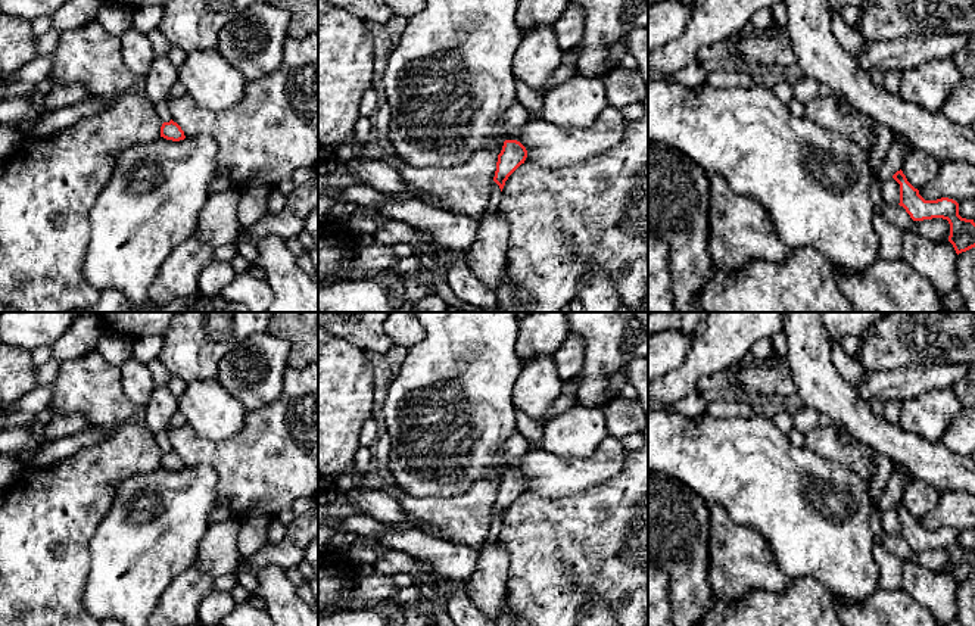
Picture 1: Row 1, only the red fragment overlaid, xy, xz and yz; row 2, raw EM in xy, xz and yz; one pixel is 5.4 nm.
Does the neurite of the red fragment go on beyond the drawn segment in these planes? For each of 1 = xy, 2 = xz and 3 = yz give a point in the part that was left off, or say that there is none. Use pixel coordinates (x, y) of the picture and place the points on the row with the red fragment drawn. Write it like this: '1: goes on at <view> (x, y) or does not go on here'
1: does not go on here
2: does not go on here
3: does not go on here

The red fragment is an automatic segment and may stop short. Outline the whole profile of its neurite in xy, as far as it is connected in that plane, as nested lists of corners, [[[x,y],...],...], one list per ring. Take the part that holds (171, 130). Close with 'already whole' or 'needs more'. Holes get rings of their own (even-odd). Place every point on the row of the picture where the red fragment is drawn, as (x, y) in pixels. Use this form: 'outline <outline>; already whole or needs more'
outline [[[172,119],[169,122],[162,124],[161,137],[163,137],[166,140],[172,140],[172,141],[180,141],[180,140],[186,138],[181,127],[177,122],[174,122]]]; already whole

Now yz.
outline [[[897,171],[893,178],[900,184],[900,206],[906,209],[913,221],[932,218],[947,219],[950,224],[948,242],[956,253],[975,247],[975,222],[959,215],[959,203],[948,197],[925,200],[903,174]]]; already whole

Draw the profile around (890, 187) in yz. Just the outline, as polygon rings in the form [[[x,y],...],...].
[[[893,177],[882,181],[882,200],[887,205],[900,203],[900,184]]]

